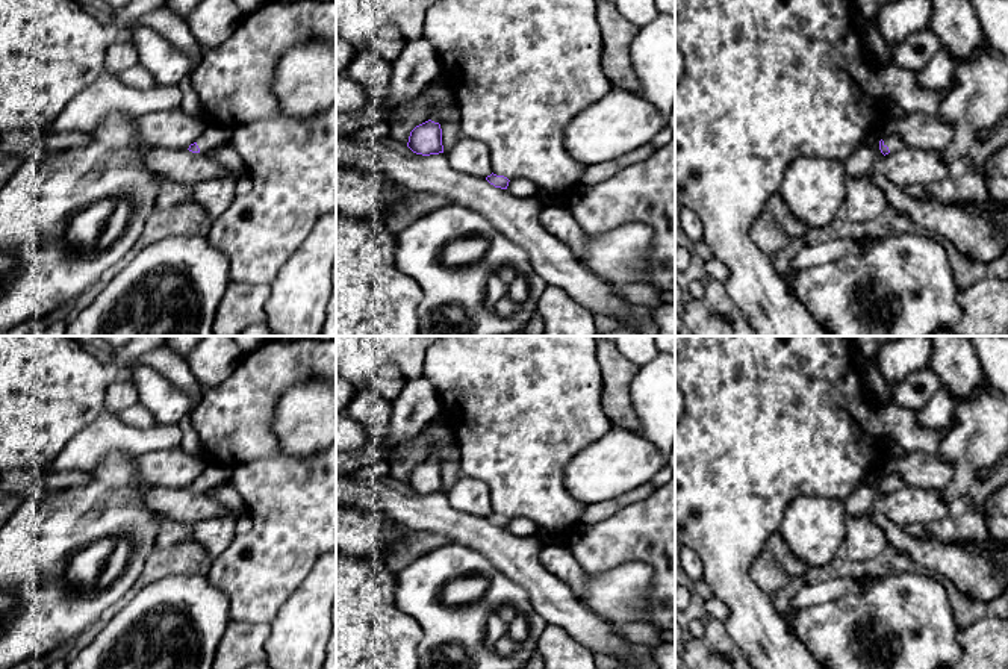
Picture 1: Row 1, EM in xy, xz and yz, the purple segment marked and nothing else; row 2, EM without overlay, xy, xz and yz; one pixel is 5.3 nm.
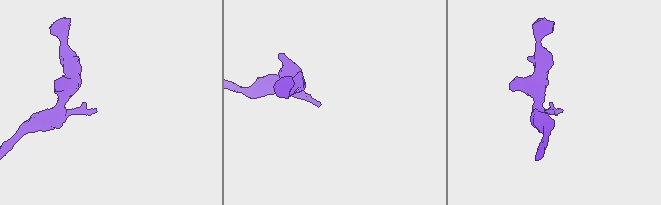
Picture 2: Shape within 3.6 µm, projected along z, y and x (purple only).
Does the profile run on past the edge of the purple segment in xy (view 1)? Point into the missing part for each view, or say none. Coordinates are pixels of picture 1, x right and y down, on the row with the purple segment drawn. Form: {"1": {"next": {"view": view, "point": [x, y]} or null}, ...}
{"1": {"next": {"view": "xy", "point": [214, 136]}}}

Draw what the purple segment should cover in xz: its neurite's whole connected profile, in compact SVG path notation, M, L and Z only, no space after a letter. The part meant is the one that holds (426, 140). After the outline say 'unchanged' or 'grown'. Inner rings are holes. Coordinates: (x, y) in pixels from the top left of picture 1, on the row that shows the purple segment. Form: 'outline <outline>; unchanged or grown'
outline M428 120L416 126L410 132L407 147L422 156L443 153L440 124Z; unchanged

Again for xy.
outline M206 124L203 135L197 142L189 145L189 151L207 154L210 150L218 148L232 139L233 129Z; grown

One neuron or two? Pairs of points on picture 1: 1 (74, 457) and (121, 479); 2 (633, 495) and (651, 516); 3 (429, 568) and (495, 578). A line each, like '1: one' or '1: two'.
1: two
2: two
3: one

